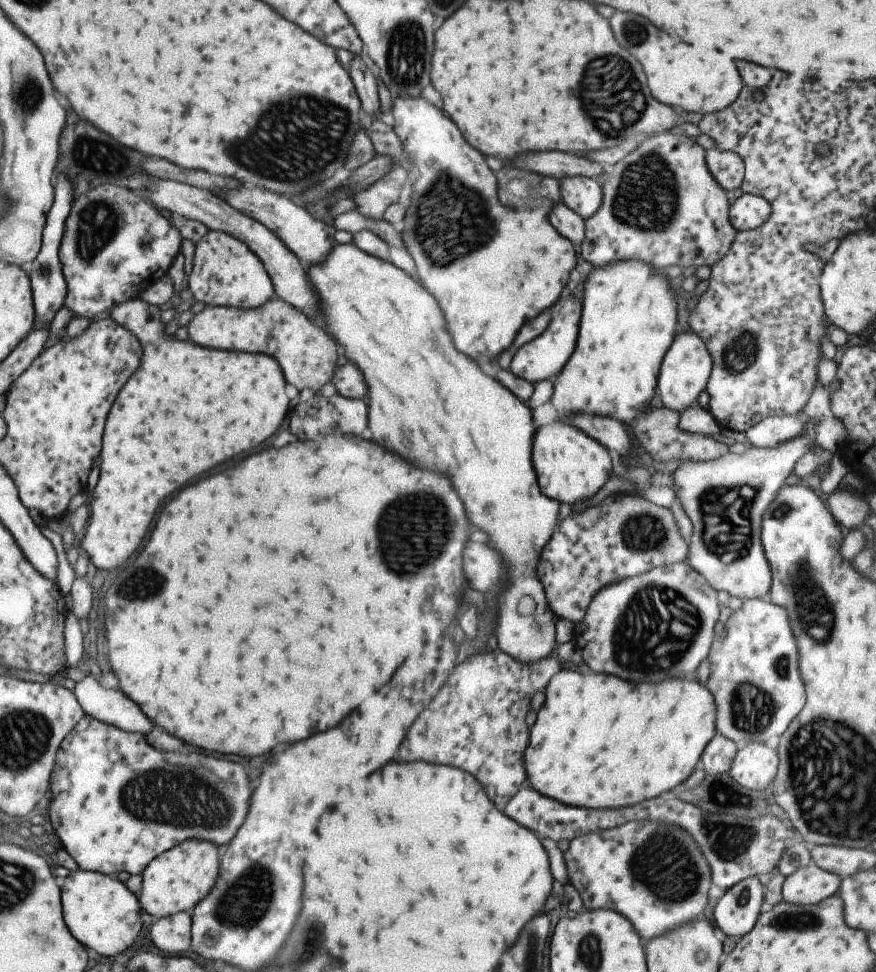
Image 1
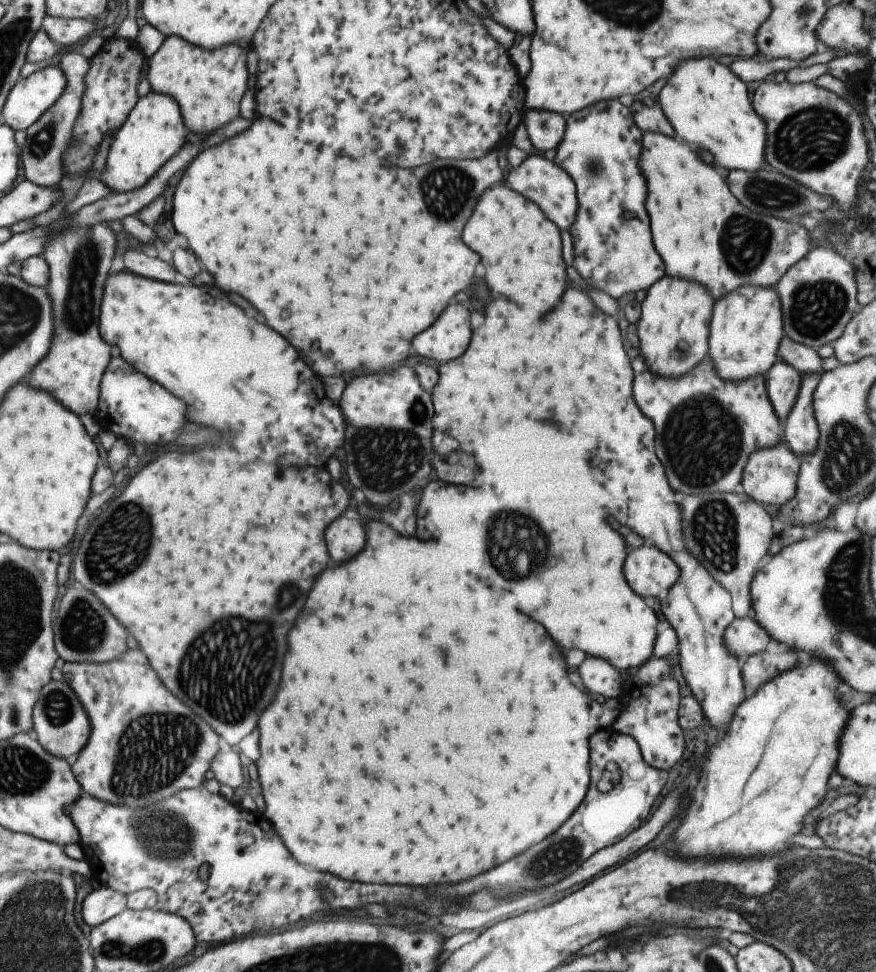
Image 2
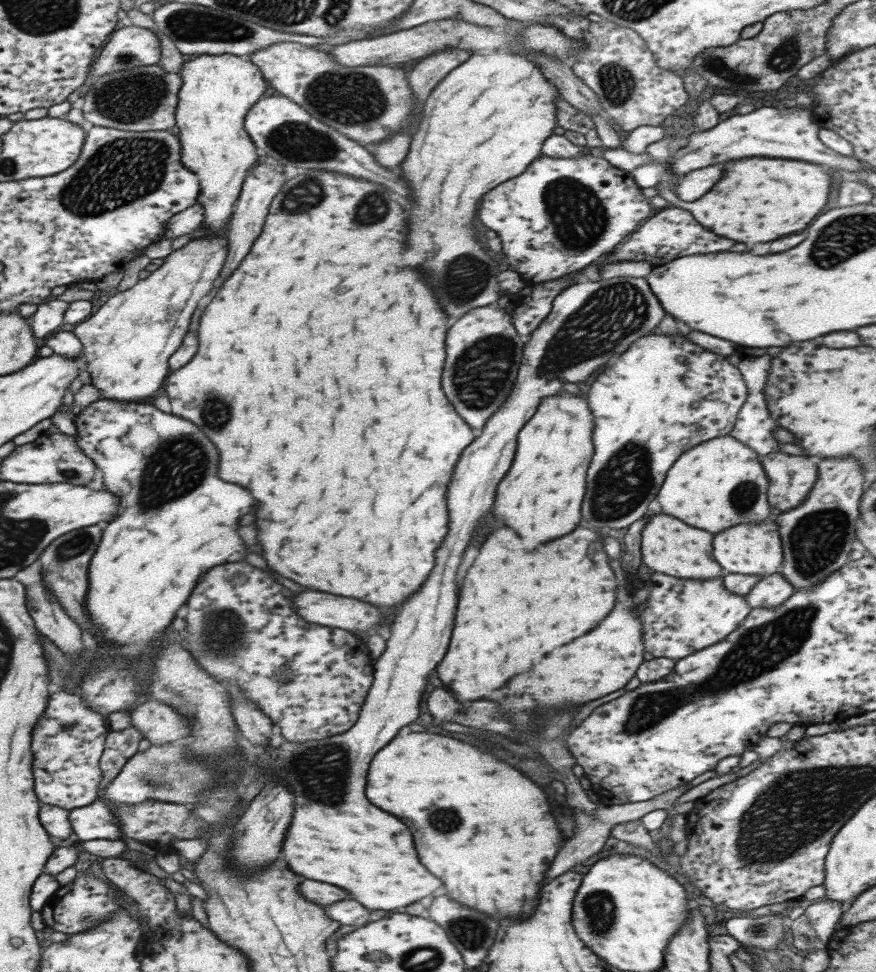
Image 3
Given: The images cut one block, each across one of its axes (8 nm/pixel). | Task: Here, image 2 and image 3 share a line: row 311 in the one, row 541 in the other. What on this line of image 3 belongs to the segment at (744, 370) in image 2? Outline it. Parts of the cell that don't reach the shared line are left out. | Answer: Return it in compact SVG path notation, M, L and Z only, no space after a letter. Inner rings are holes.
M769 518L761 524L739 524L721 534L713 536L713 560L727 572L727 574L745 574L767 578L781 570L783 564L783 548L781 536L775 518Z

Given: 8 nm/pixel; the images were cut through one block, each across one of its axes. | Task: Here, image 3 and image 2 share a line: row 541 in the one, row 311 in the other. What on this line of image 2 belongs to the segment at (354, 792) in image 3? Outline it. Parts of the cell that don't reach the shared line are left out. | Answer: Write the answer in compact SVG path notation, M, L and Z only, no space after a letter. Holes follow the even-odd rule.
M451 298L449 306L441 312L441 318L437 318L429 330L417 334L411 346L423 358L449 362L451 358L457 358L465 352L469 338L469 310Z

